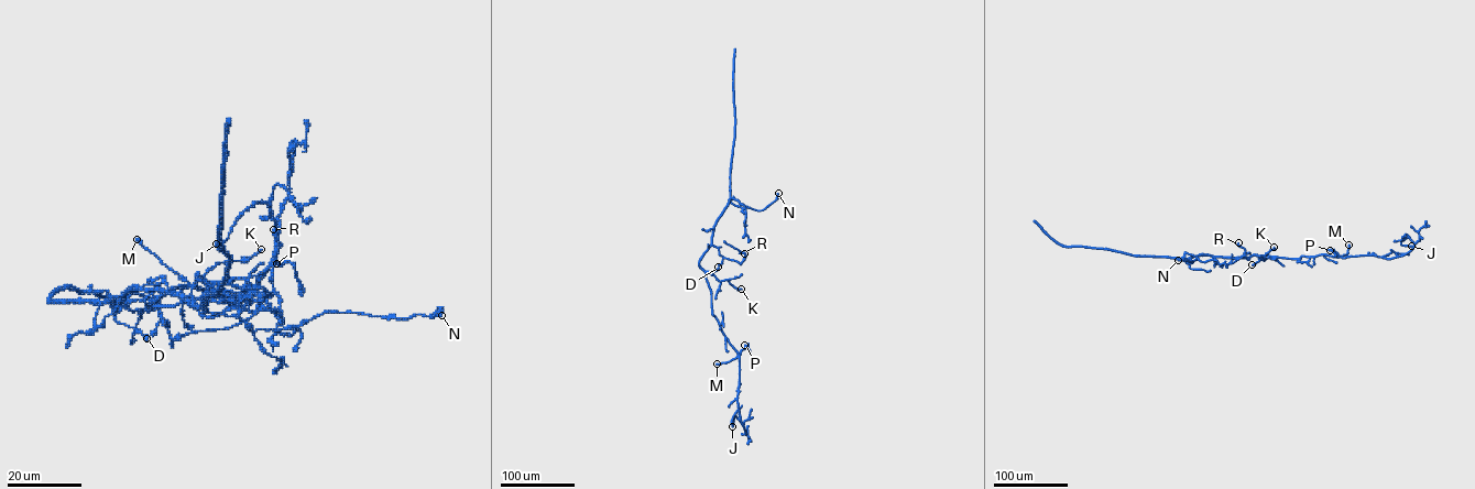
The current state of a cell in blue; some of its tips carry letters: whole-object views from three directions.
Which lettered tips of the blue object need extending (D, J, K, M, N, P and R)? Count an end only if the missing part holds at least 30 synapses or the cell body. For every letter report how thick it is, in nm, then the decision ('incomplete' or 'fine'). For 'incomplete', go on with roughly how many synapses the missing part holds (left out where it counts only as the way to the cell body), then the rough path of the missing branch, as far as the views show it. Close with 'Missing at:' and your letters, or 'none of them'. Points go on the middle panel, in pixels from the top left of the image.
D: 600 nm thick; fine
J: 550 nm thick; fine
K: 140 nm thick; fine
M: 600 nm thick; fine
N: 600 nm thick; fine
P: 140 nm thick; fine
R: 190 nm thick; fine
Missing at: none of them

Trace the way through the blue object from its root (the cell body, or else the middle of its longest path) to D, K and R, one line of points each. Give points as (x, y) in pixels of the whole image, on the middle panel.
D: (700, 259), (699, 265), (712, 274), (718, 267)
K: (700, 259), (699, 265), (706, 271), (741, 289)
R: (700, 259), (712, 245), (718, 248), (721, 256), (740, 263), (744, 253)

